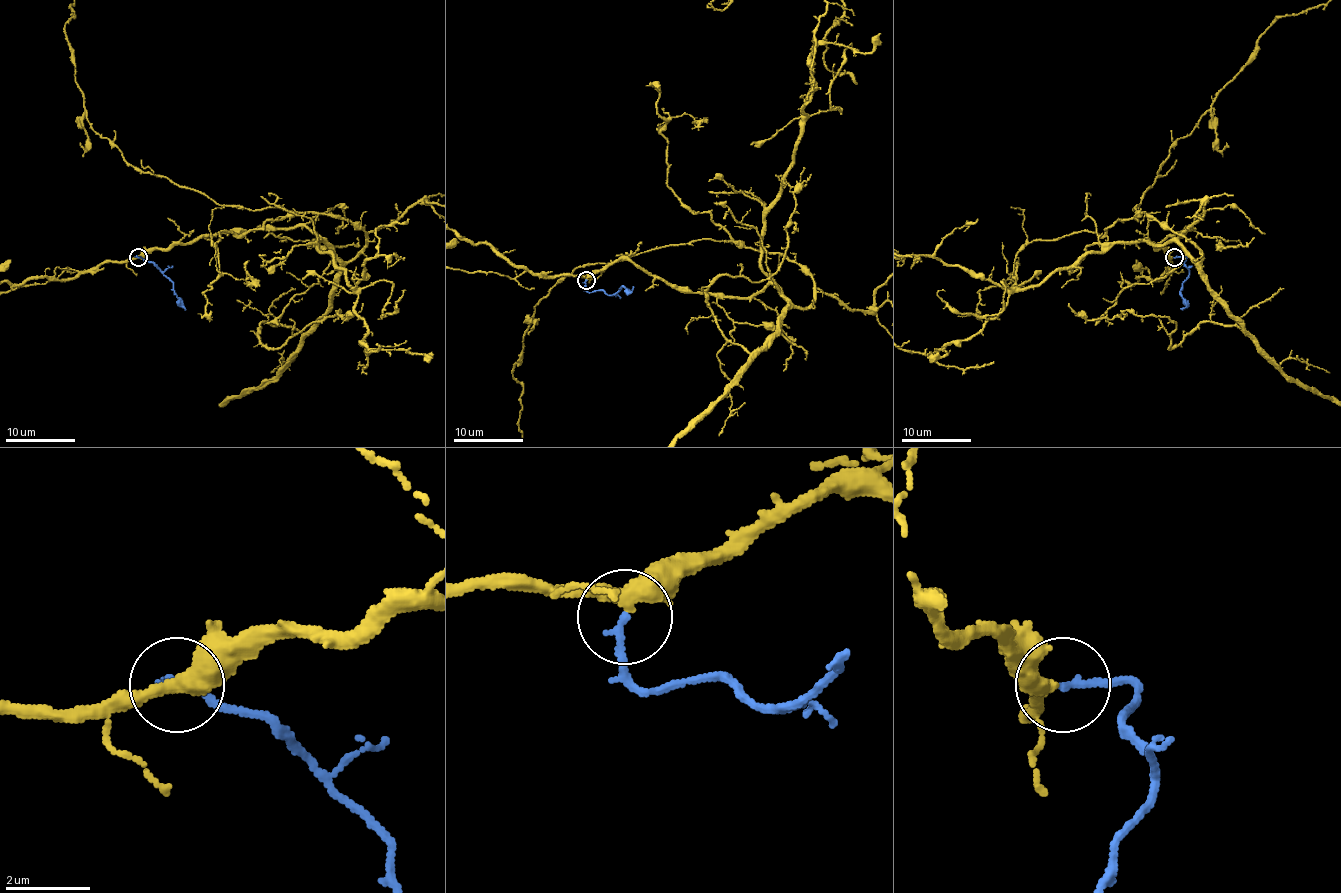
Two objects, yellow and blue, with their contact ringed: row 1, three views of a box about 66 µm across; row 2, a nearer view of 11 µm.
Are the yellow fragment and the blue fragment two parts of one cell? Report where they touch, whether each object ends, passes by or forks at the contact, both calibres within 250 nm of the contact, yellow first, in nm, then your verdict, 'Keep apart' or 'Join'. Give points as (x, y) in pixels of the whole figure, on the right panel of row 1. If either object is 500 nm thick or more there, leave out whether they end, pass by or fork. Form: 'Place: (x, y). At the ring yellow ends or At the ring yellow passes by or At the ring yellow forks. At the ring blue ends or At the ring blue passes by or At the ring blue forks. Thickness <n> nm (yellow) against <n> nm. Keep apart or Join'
Place: (1174, 257). At the ring yellow passes by. At the ring blue ends. Thickness 360 nm (yellow) against 190 nm. Join

